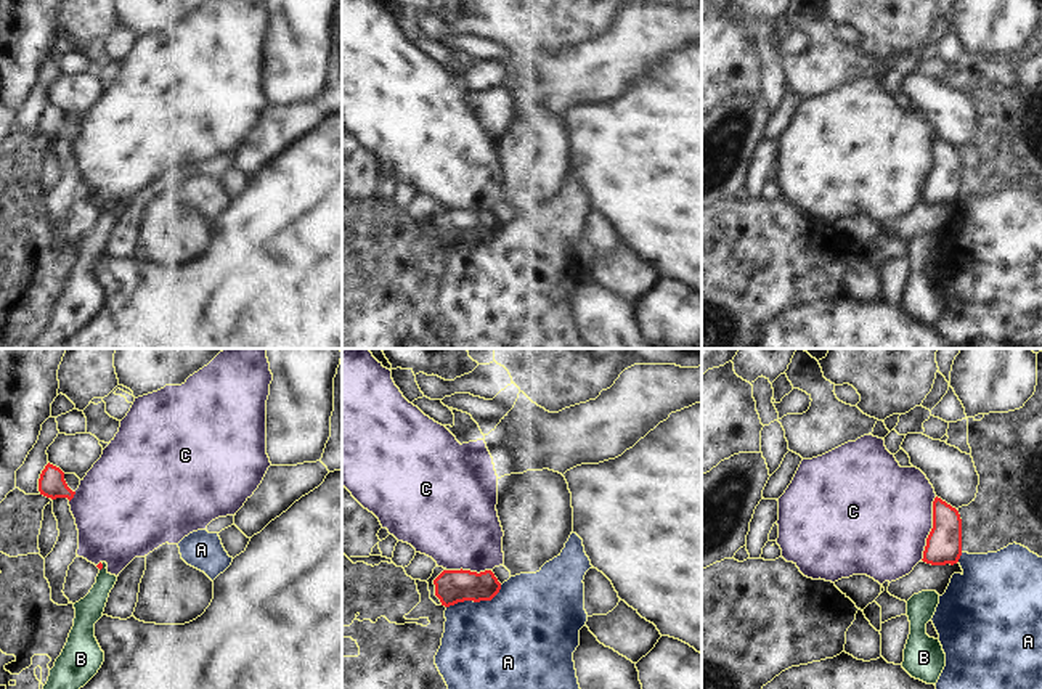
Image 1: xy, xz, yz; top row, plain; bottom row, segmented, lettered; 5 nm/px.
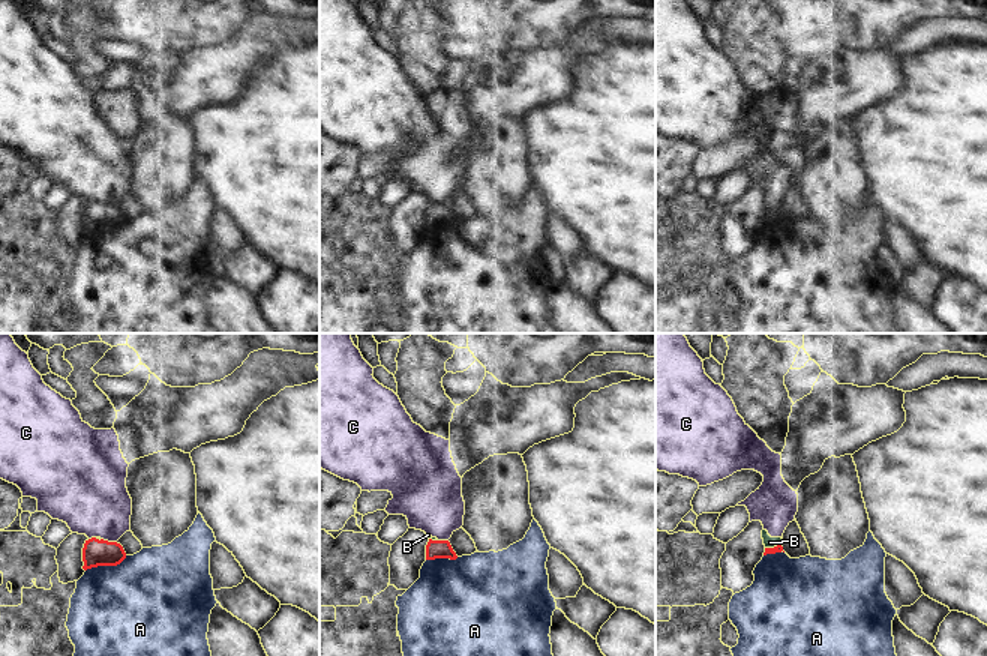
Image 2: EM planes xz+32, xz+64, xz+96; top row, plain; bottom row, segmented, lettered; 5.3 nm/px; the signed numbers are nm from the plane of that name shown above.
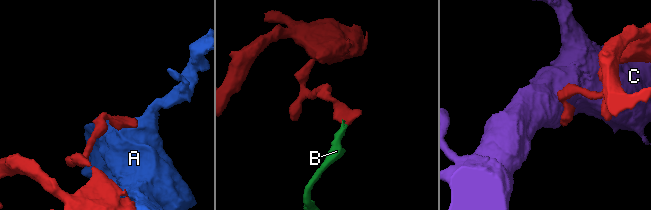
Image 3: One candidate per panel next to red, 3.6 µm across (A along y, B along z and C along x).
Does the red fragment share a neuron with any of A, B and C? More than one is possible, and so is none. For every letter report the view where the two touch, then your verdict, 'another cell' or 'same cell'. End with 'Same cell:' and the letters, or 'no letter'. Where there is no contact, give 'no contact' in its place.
A: contact in xz; another cell
B: contact in xy; another cell
C: contact in yz; another cell
Same cell: no letter

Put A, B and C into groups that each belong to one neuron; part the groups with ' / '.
A / B C

